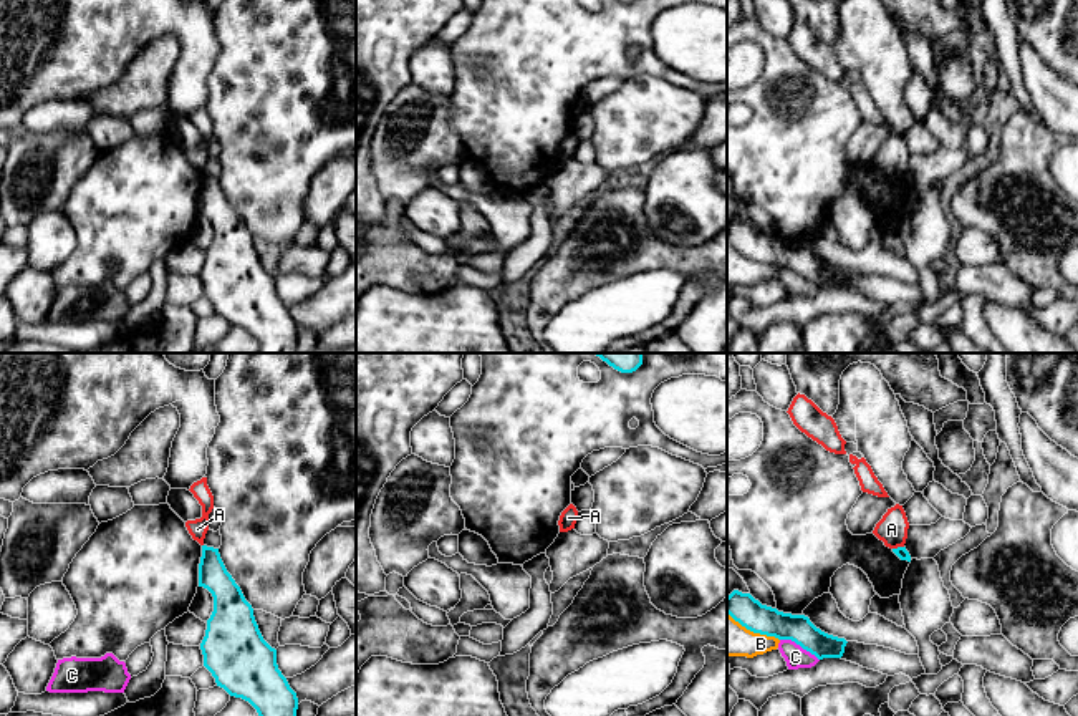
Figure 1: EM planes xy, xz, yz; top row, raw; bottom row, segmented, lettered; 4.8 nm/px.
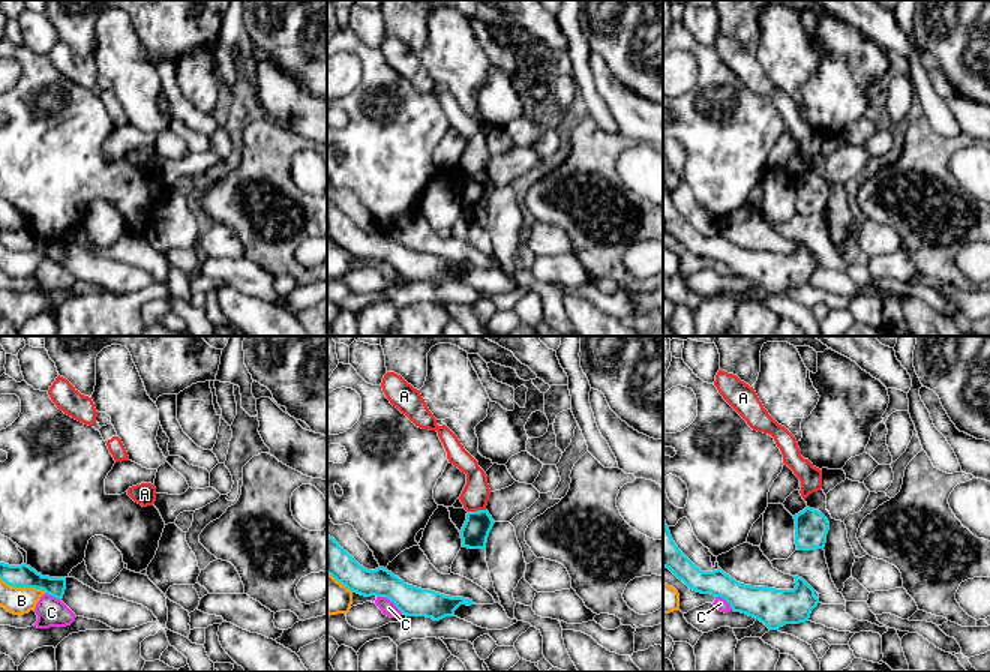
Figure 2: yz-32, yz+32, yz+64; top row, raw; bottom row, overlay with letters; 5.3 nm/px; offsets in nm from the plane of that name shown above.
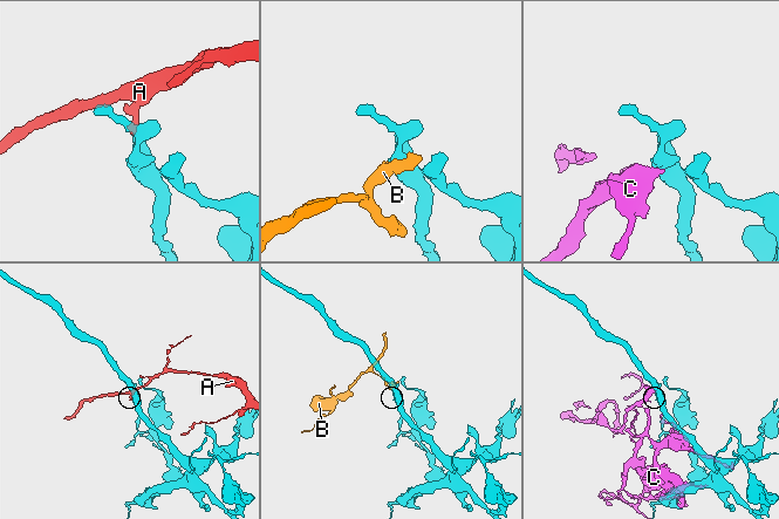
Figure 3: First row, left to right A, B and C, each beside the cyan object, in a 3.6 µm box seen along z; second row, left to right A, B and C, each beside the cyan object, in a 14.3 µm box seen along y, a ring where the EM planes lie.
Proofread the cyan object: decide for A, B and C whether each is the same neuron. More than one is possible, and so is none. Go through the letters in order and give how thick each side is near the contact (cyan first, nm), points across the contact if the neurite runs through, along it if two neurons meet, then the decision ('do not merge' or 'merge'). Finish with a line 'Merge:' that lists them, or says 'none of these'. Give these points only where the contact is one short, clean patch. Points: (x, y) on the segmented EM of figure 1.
A: 60 nm thick on the cyan side, 150 nm on the other; border along yz (903, 546), (893, 549); do not merge
B: 140 nm thick on the cyan side, 180 nm on the other; border along yz (727, 612), (747, 628), (774, 635), (779, 640); do not merge
C: 140 nm thick on the cyan side, 110 nm on the other; do not merge
Merge: none of these

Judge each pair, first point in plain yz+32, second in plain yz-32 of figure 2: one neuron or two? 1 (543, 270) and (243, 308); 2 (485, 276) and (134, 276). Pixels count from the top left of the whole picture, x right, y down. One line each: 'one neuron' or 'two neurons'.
1: two neurons
2: one neuron

